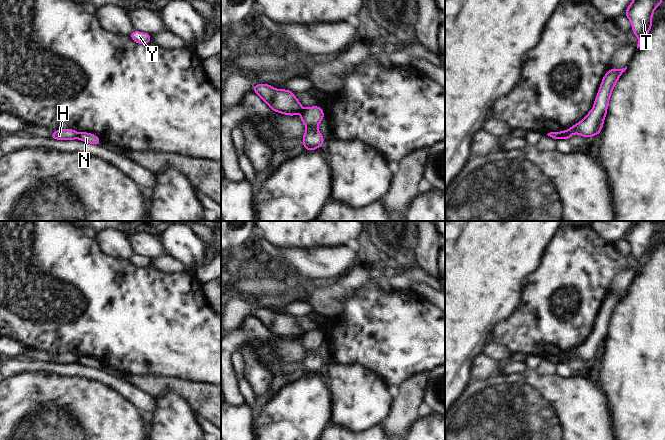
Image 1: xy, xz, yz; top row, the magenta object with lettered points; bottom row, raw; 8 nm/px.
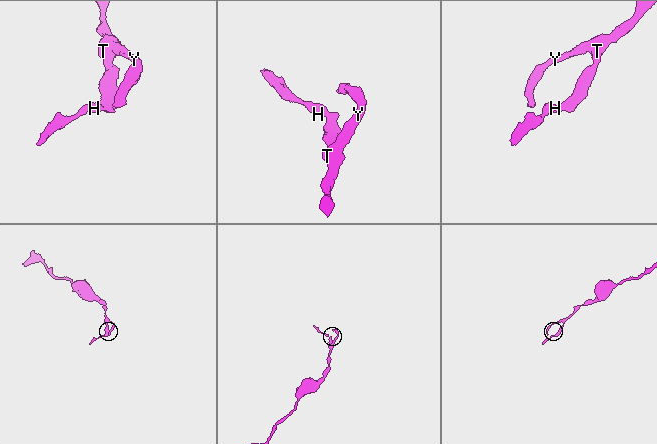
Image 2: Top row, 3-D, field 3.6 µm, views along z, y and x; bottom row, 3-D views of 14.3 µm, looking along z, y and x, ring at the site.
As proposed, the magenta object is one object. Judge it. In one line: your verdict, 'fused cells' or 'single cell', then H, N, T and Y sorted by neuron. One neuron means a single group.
fused cells; H / N T Y

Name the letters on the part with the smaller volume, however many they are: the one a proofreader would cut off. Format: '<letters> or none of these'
H

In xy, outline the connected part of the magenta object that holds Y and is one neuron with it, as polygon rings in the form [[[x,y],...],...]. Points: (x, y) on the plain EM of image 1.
[[[132,255],[129,259],[133,263],[135,267],[138,268],[146,268],[151,265],[151,259],[148,257],[142,257],[140,255]]]

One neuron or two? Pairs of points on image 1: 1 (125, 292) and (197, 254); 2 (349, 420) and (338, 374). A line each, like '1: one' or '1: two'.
1: two
2: one

